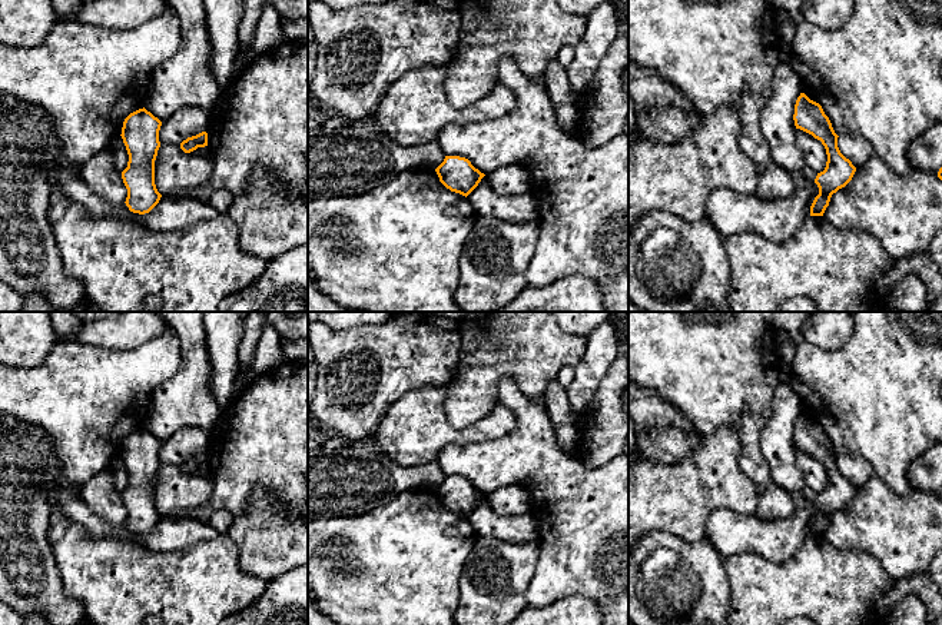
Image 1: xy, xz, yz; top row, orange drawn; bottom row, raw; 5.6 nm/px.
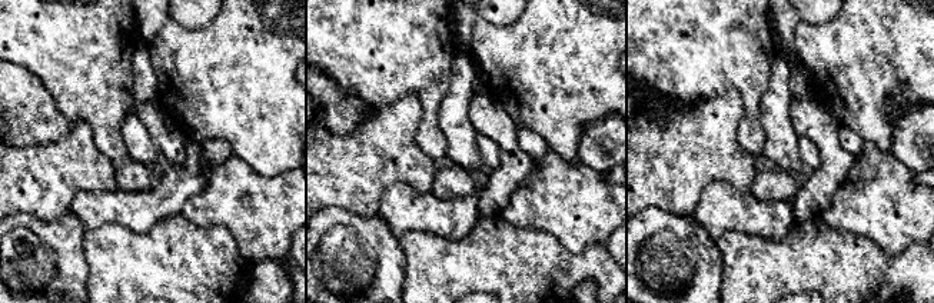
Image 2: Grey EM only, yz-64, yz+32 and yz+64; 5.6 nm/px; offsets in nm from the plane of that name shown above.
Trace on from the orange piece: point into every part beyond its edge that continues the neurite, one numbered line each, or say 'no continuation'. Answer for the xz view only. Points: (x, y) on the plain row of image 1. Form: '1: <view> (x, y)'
1: xz (521, 528)

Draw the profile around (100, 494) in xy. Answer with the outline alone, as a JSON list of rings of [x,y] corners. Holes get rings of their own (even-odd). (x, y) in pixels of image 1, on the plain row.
[[[112,466],[84,482],[77,488],[77,493],[103,522],[112,526],[126,522],[127,509],[123,503],[122,492],[115,483]]]

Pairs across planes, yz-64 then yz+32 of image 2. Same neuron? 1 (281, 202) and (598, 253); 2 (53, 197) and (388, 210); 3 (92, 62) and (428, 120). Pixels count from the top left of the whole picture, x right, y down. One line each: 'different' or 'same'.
1: different
2: different
3: same

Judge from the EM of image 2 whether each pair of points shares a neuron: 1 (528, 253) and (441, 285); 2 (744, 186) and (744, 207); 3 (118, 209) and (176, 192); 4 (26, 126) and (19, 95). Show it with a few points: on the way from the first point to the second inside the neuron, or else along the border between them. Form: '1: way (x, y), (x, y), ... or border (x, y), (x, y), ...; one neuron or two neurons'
1: way (507, 260), (485, 260), (462, 267); one neuron
2: border (713, 180), (727, 180), (738, 190), (750, 192); two neurons
3: way (132, 209), (145, 209), (162, 200); one neuron
4: way (26, 119), (19, 102); one neuron

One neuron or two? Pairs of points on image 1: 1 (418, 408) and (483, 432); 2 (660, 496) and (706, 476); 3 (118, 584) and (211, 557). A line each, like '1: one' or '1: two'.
1: one
2: one
3: one

